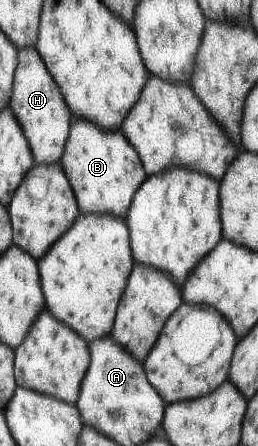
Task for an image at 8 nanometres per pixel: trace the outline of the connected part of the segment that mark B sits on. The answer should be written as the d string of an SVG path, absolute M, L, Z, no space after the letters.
M72 115L70 134L60 160L82 214L108 210L112 216L126 218L134 194L144 182L146 174L138 152L132 148L122 129L104 132L96 124L88 124L88 120L80 120L78 116Z

